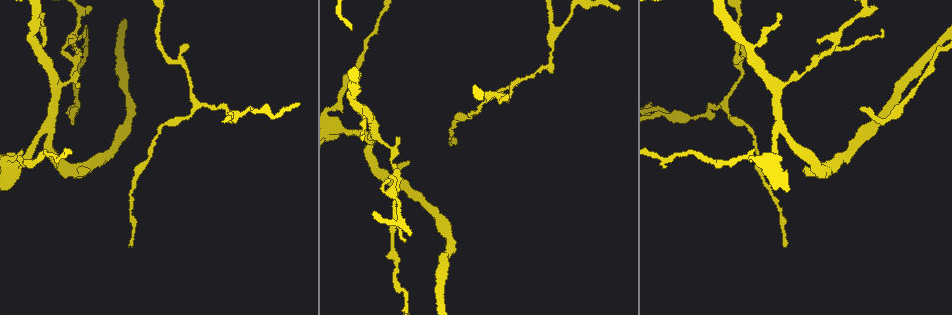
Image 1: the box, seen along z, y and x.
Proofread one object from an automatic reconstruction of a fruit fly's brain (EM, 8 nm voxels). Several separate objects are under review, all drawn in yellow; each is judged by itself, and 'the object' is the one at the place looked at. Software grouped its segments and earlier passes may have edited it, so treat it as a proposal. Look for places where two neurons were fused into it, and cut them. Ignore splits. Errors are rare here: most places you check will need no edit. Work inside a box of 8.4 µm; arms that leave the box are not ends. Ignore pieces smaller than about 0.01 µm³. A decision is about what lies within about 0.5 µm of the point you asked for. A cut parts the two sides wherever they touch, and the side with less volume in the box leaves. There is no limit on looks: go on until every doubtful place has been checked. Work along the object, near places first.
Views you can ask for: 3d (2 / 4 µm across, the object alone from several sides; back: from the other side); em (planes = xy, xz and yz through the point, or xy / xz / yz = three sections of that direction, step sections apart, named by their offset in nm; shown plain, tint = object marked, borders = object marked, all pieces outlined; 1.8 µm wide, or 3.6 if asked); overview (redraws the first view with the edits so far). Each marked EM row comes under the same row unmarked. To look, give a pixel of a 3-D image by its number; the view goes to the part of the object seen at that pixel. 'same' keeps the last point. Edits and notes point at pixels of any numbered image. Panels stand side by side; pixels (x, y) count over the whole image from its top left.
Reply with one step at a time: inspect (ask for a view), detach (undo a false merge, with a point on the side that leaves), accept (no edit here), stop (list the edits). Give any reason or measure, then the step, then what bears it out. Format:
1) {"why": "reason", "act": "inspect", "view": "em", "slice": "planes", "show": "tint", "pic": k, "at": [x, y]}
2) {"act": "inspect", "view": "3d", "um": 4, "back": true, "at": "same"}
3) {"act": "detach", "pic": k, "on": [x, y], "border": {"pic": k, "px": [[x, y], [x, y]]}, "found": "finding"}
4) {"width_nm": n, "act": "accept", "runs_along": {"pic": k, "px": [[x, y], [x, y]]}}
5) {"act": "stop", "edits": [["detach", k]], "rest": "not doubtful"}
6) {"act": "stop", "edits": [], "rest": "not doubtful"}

{"why": "thick turns thin", "act": "inspect", "view": "3d", "um": 4, "pic": 1, "at": [479, 96]}

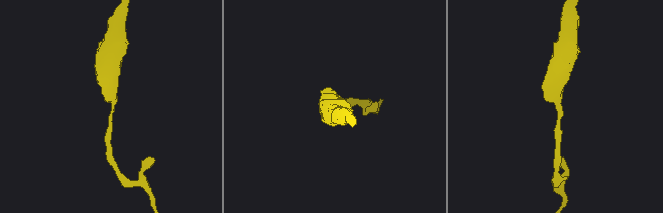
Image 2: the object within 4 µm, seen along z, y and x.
{"act": "inspect", "view": "em", "slice": "planes", "show": "tint", "pic": 2, "at": [110, 115]}

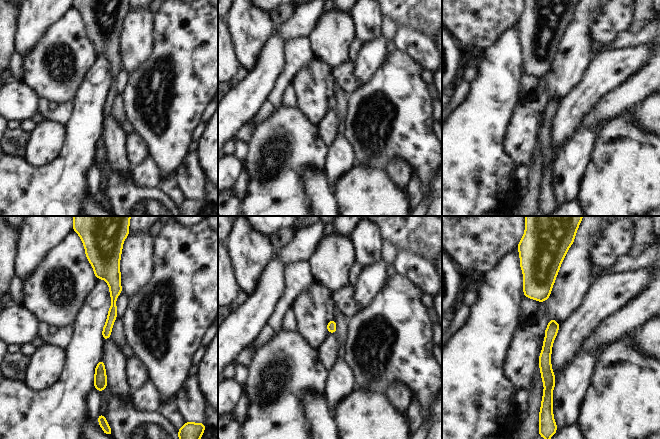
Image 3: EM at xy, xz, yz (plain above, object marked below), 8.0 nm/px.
{"width_nm": 80, "act": "accept", "runs_along": {"pic": 3, "px": [[101, 268], [113, 280], [105, 336]]}, "found": "continuous, no second neuron"}

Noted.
{"act": "inspect", "view": "em", "slice": "yz", "step": 4, "show": "tint", "pic": 1, "at": [235, 116]}

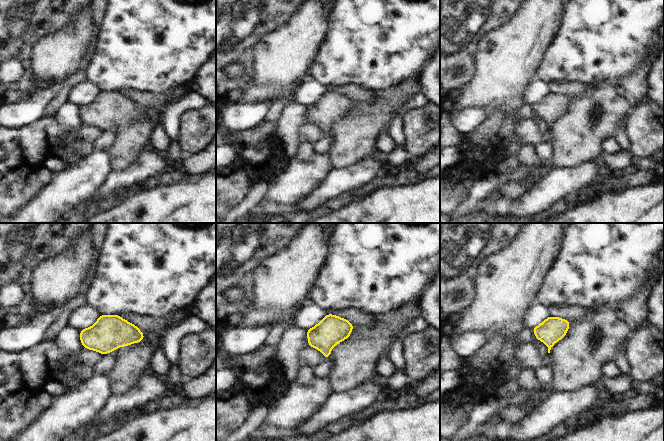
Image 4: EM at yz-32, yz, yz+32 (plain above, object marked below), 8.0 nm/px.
{"act": "inspect", "view": "em", "slice": "planes", "show": "tint", "at": "same"}

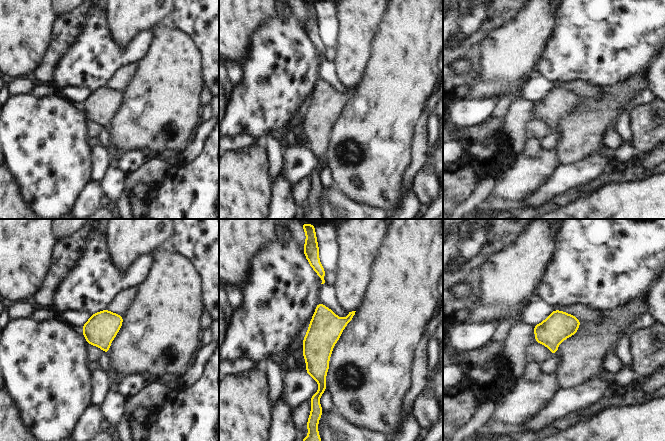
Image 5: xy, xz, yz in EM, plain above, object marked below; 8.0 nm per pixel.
{"act": "accept", "runs_along": {"pic": 5, "px": [[319, 306], [321, 390]]}, "found": "all the same neuron"}

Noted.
{"why": "branch point", "act": "inspect", "view": "3d", "um": 4, "pic": 1, "at": [514, 84]}

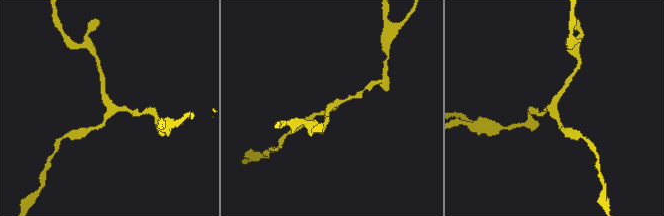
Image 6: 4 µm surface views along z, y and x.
{"arms": 3, "act": "inspect", "view": "em", "slice": "planes", "show": "tint", "pic": 6, "at": [330, 108]}

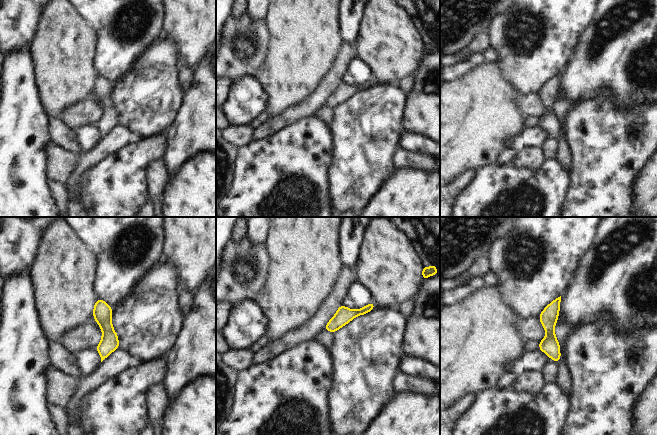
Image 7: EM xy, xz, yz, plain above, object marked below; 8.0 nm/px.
{"width_nm": 130, "act": "accept", "found": "one neuron here"}

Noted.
{"act": "inspect", "view": "3d", "um": 2, "pic": 1, "at": [776, 130]}

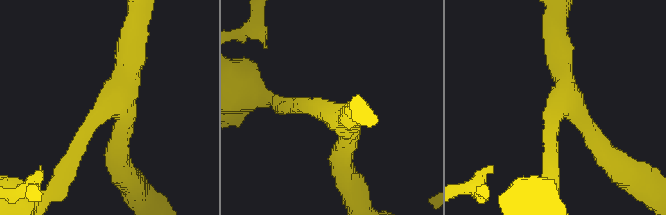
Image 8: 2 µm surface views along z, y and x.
{"why": "shape alone is not enough", "act": "inspect", "view": "em", "slice": "yz", "step": 8, "show": "tint", "pic": 8, "at": [107, 108]}

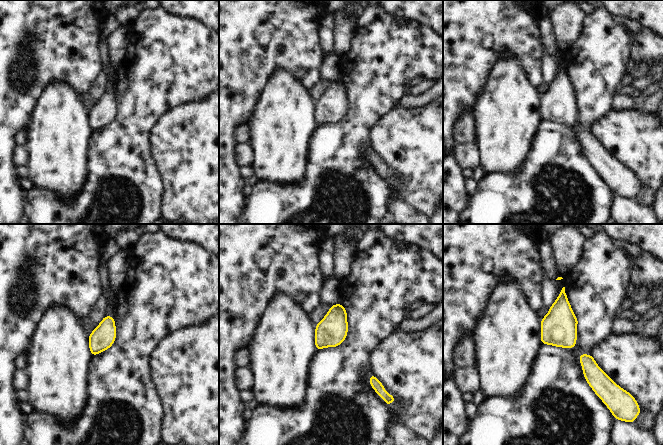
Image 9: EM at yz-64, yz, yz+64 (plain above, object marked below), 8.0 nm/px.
{"act": "inspect", "view": "em", "slice": "xy", "step": 4, "show": "borders", "at": "same"}

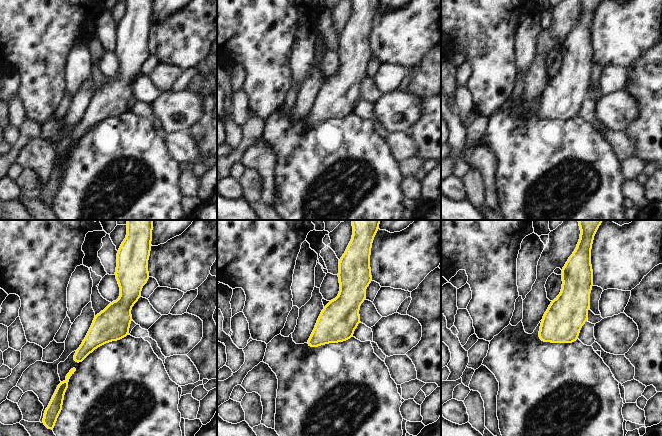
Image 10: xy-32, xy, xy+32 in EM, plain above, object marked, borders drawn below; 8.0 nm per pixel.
{"act": "accept", "runs_along": {"pic": 10, "px": [[120, 274], [125, 302], [78, 360]]}, "found": "continuous, no second neuron"}

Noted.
{"why": "thick turns thin", "act": "inspect", "view": "3d", "um": 2, "pic": 1, "at": [23, 156]}

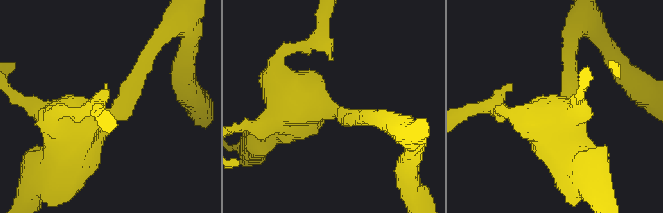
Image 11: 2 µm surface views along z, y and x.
{"arms": 3, "act": "inspect", "view": "em", "slice": "planes", "show": "tint", "pic": 11, "at": [333, 114]}

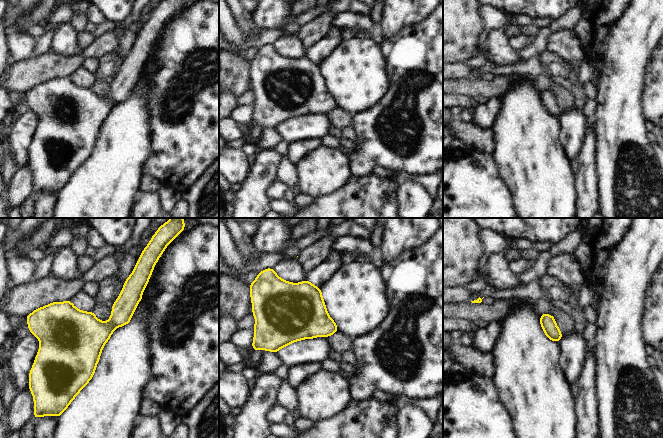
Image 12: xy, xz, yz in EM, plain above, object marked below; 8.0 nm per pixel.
{"act": "accept", "found": "all the same neuron"}

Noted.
{"why": "sharp bend", "act": "inspect", "view": "3d", "um": 4, "pic": 1, "at": [742, 71]}

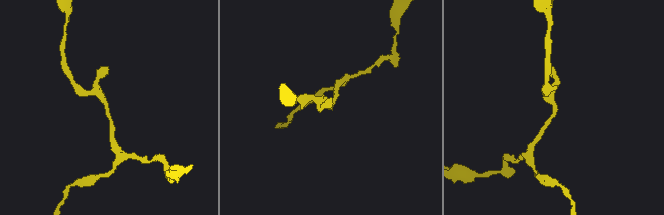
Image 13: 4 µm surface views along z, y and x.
{"why": "need the tissue", "act": "inspect", "view": "em", "slice": "yz", "step": 16, "show": "tint", "pic": 13, "at": [555, 110]}

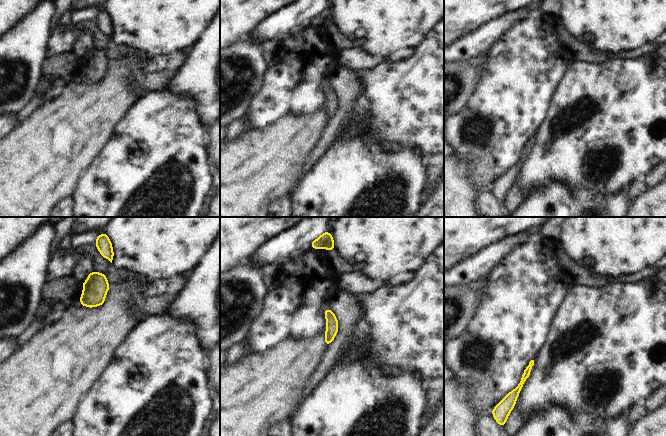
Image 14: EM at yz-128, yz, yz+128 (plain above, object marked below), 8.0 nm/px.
{"why": "cut it another way", "act": "inspect", "view": "em", "slice": "planes", "show": "tint", "at": "same"}

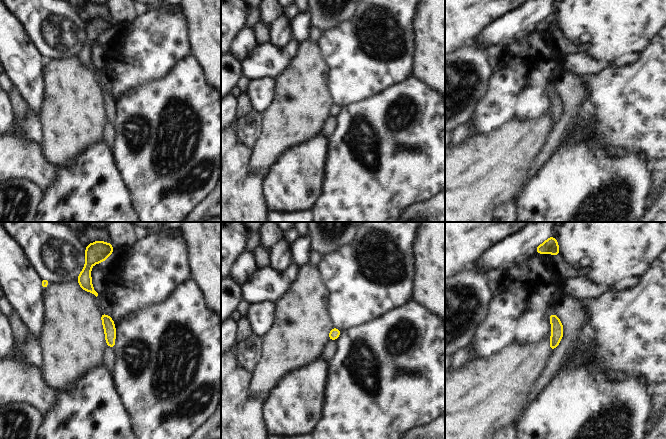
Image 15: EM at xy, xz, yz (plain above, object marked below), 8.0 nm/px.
{"act": "accept", "found": "one neuron here"}

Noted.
{"act": "stop", "edits": [], "rest": "not doubtful"}

